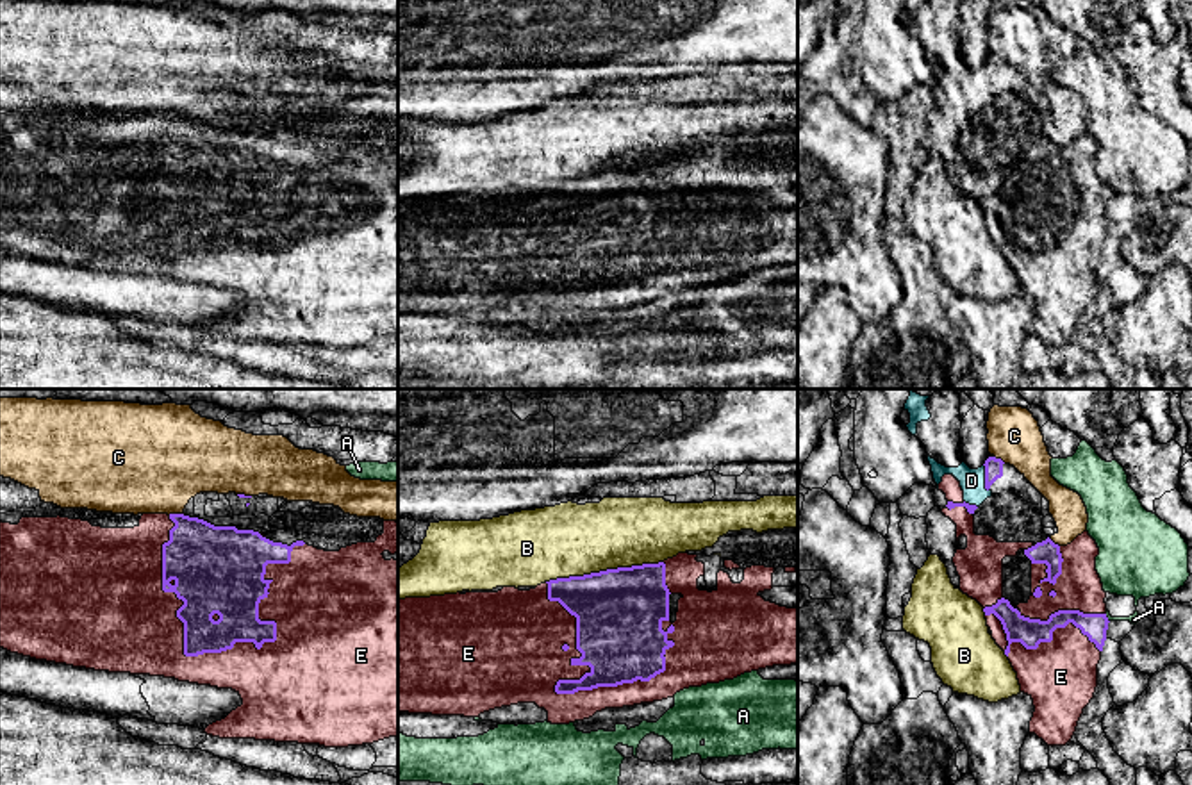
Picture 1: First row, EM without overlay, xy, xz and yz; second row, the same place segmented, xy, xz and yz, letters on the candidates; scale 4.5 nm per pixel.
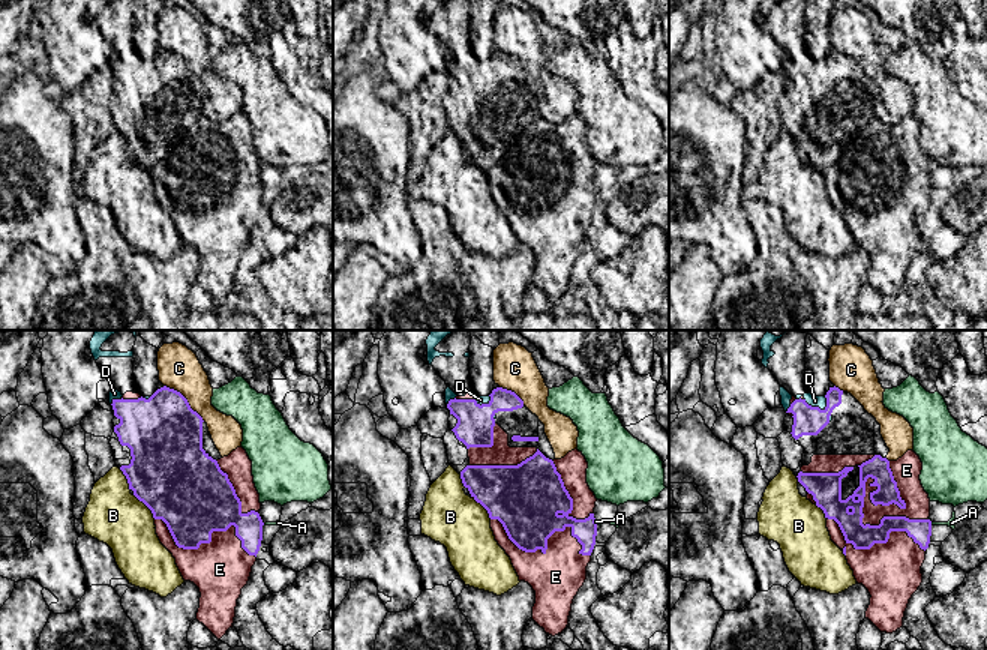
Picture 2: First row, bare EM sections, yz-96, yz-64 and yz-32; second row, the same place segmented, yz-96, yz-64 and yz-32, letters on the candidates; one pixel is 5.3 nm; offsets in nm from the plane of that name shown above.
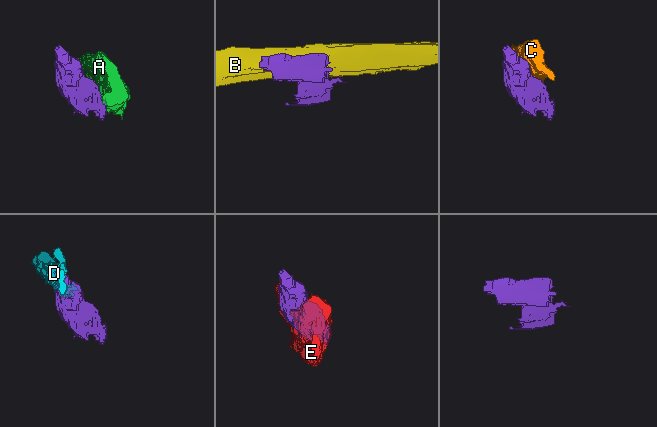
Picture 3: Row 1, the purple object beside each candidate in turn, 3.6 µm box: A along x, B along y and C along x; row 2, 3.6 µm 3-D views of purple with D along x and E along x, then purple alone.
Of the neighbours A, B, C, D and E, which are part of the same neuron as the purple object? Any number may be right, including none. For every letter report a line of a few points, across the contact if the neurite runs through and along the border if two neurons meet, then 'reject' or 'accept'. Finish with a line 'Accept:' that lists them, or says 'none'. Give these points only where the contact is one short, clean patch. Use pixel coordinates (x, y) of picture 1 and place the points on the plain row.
A: reject
B: reject
C: reject
D: reject
E: reject
Accept: none

